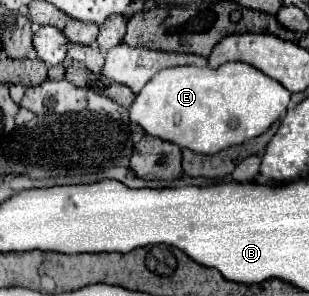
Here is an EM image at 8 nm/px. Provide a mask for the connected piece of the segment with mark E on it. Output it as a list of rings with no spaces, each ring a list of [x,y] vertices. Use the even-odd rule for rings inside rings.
[[[240,61],[216,69],[182,65],[162,69],[146,83],[130,107],[130,119],[142,125],[148,135],[212,155],[264,133],[286,111],[288,103],[288,89],[252,65]]]

